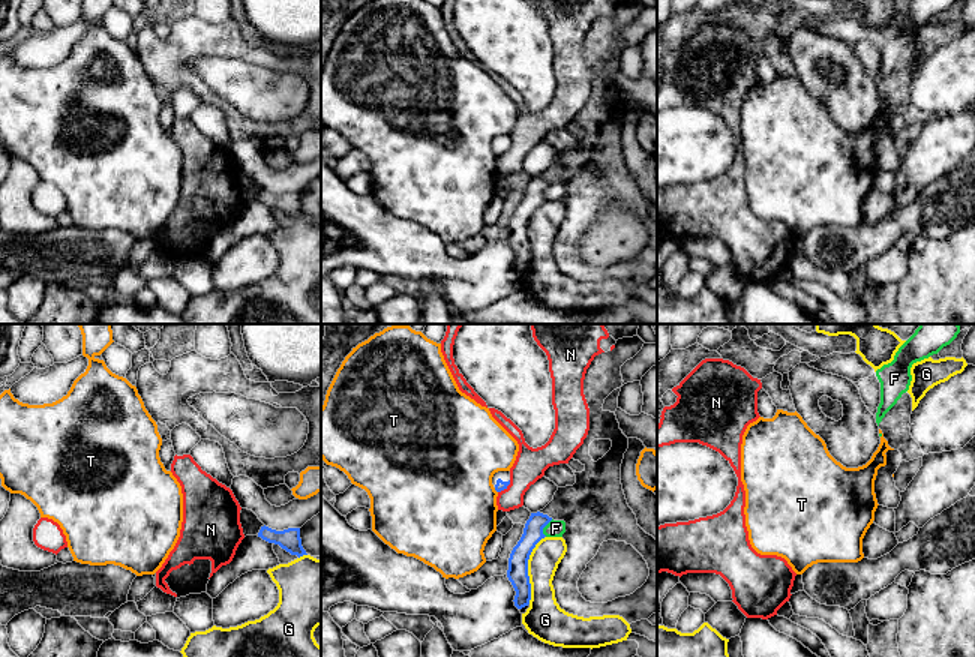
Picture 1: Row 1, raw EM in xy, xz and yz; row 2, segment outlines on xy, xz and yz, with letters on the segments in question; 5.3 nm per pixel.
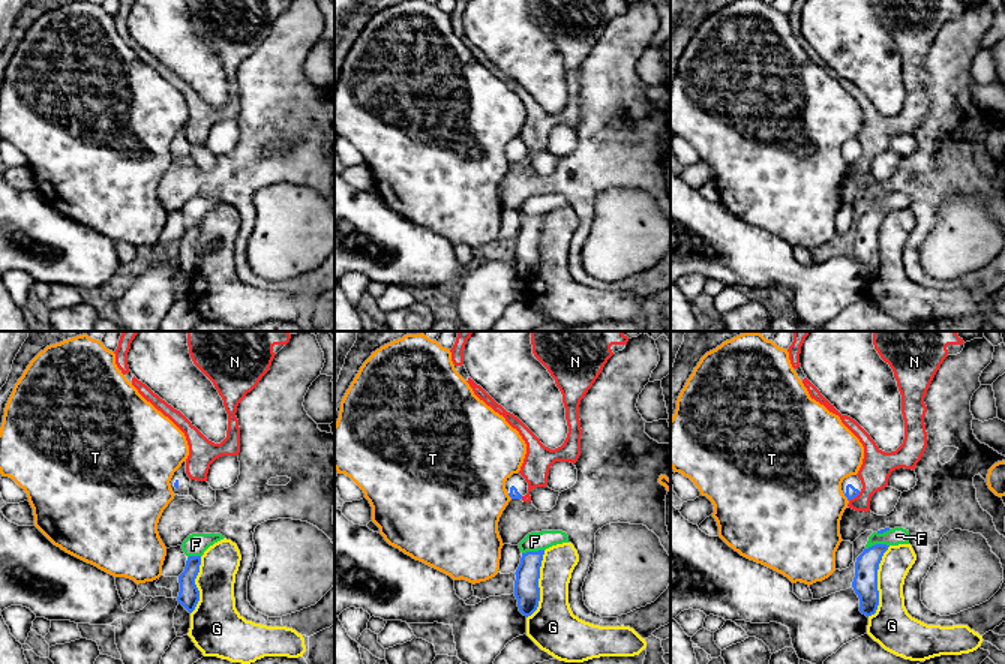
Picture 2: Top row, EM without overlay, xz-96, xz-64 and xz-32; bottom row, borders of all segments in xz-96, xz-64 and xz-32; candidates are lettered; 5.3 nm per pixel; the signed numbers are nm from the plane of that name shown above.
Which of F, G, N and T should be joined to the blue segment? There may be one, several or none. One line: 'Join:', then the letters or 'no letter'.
Join: no letter

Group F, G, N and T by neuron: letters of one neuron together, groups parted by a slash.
F / G / N / T

